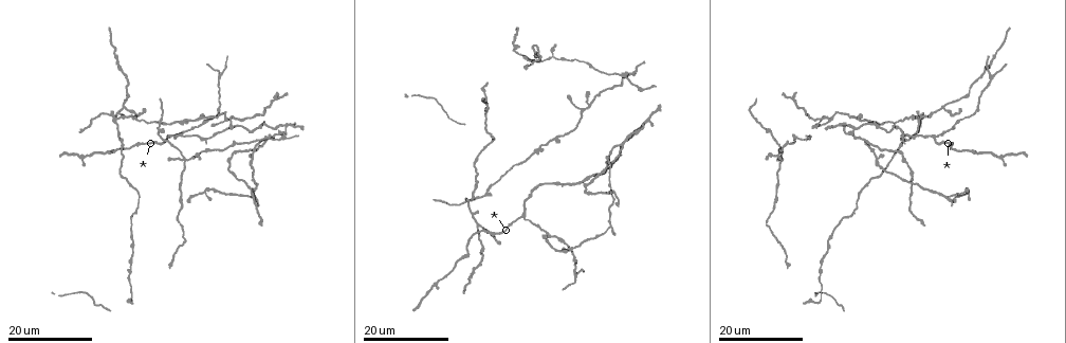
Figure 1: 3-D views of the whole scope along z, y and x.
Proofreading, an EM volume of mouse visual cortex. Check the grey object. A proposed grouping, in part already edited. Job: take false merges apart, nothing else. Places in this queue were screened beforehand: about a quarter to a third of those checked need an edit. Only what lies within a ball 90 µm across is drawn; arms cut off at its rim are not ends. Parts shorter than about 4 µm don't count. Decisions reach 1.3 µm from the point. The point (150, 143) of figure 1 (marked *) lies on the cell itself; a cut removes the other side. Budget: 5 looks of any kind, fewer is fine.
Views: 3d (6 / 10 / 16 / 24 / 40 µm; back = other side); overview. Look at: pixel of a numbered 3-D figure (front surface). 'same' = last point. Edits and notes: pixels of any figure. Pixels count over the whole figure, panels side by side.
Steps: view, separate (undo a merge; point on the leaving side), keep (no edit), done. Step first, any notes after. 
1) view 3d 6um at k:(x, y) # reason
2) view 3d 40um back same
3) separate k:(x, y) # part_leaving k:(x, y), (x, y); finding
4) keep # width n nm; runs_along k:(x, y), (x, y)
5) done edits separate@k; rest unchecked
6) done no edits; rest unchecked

view 3d 24um at 1:(919, 120) # four arms meet

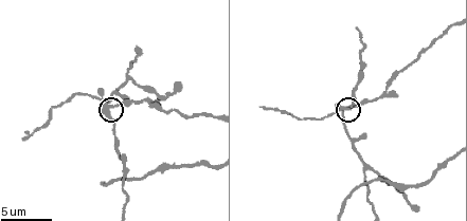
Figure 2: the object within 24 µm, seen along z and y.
view 3d 6um at 2:(345, 107)

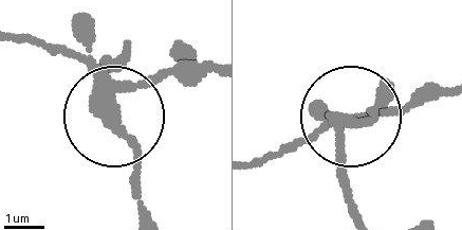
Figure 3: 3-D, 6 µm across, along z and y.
separate 3:(54, 55) # a second cell is stuck on

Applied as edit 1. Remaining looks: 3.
view overview # see it whole again

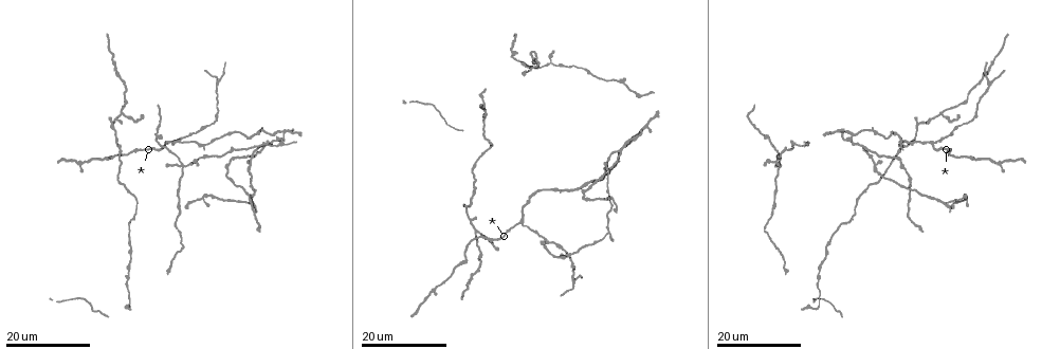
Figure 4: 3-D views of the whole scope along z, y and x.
view 3d 16um at 4:(123, 113)

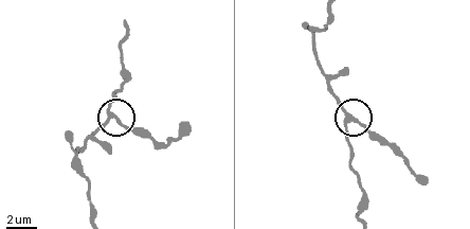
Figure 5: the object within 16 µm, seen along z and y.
view 3d 10um at 5:(111, 118) # closer look

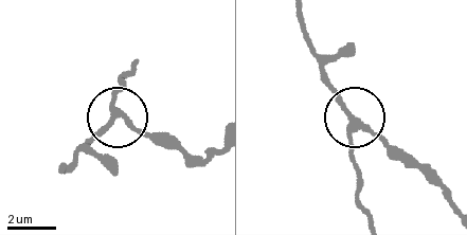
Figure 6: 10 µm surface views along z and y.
keep # arms 3; continuous, no second cell

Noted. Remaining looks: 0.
done edits separate@3; rest unchecked

